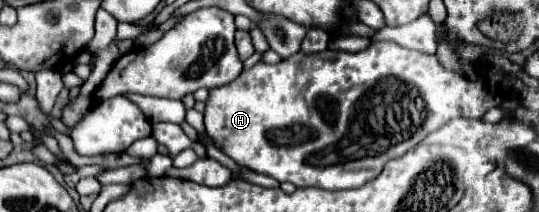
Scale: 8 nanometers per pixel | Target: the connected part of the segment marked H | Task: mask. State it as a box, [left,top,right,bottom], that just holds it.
[205,42,501,190]

